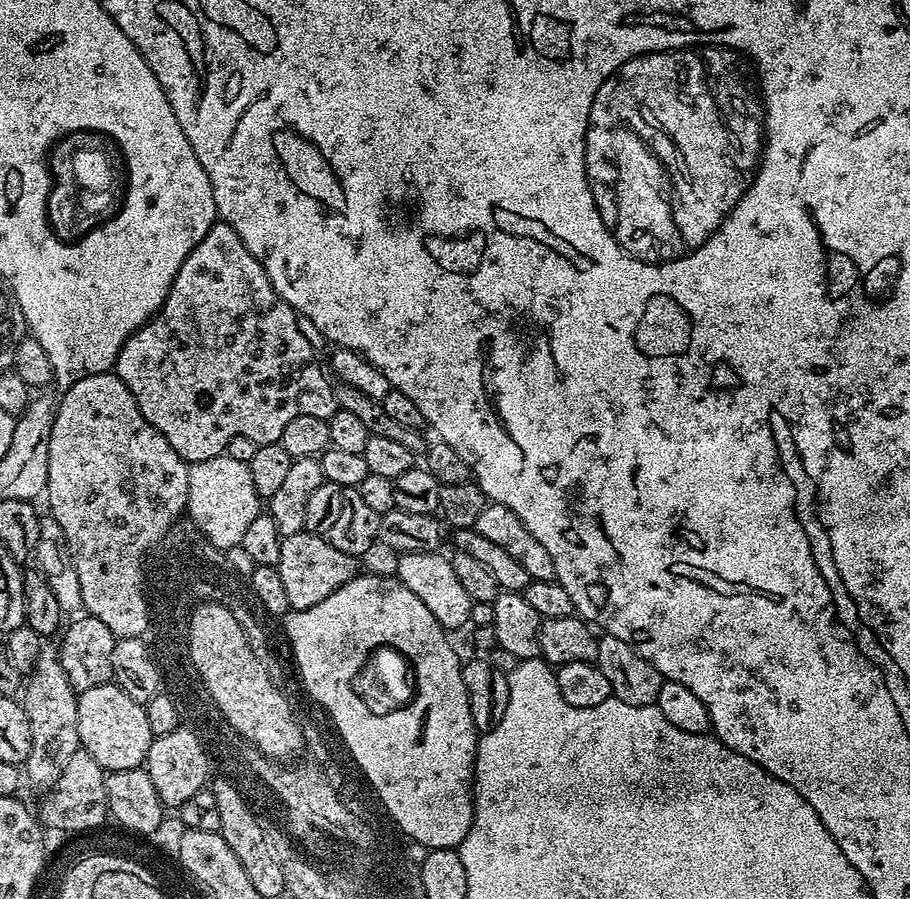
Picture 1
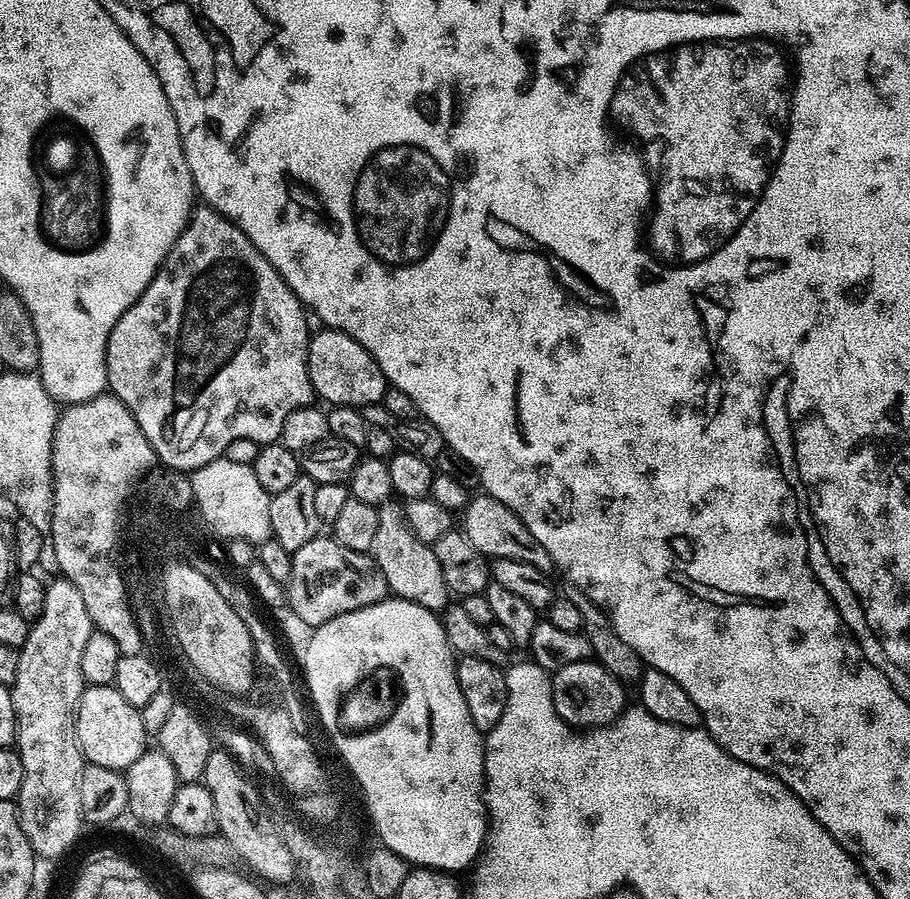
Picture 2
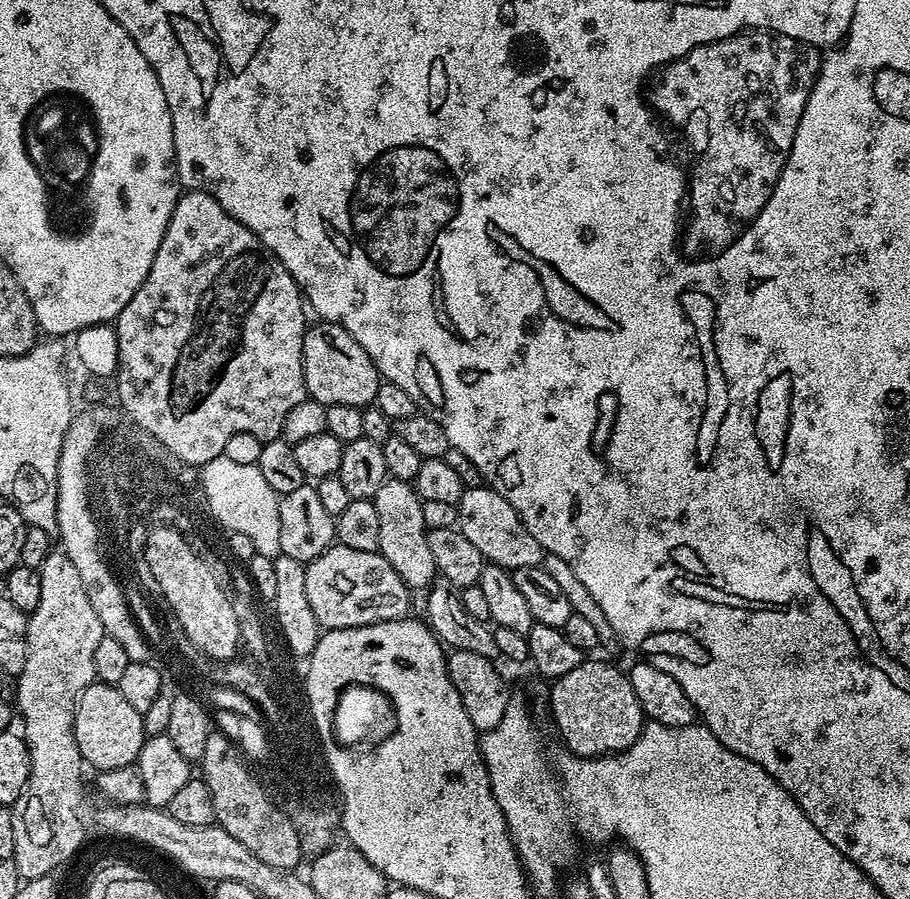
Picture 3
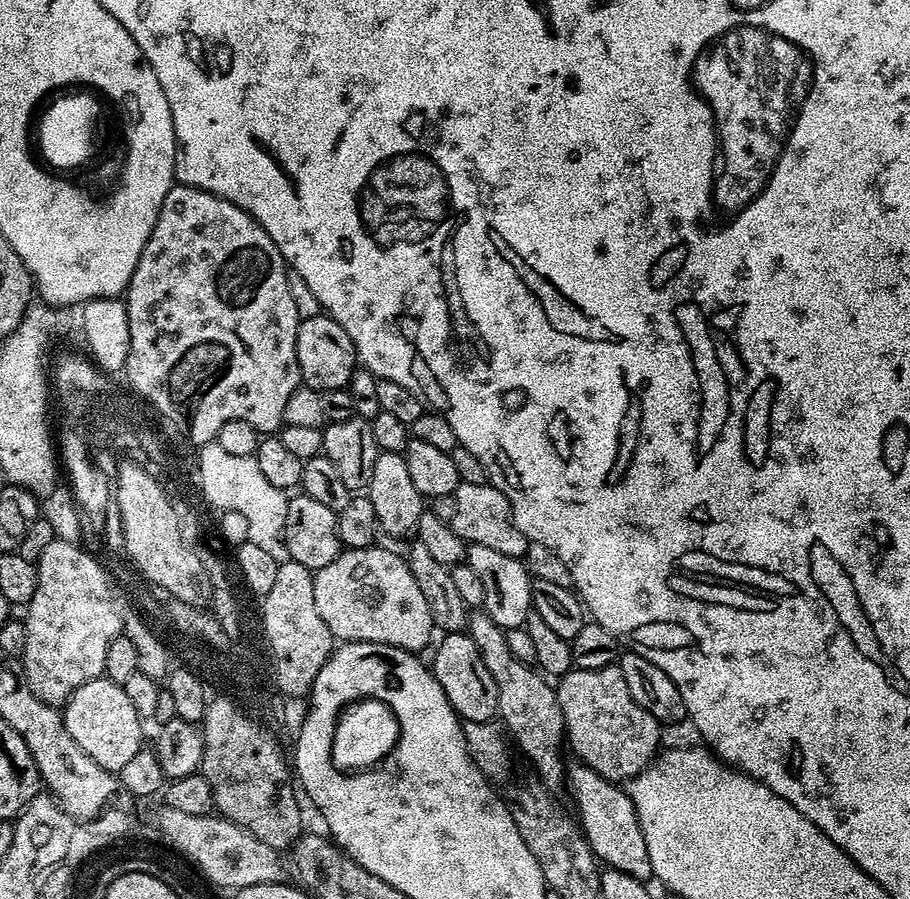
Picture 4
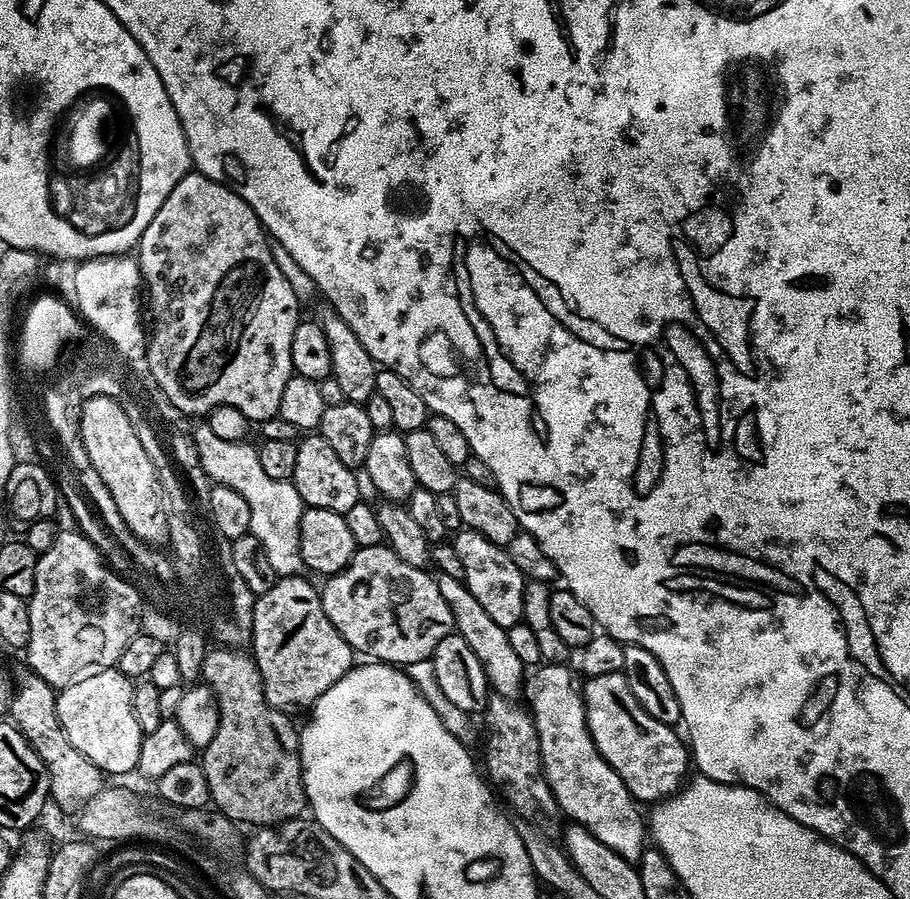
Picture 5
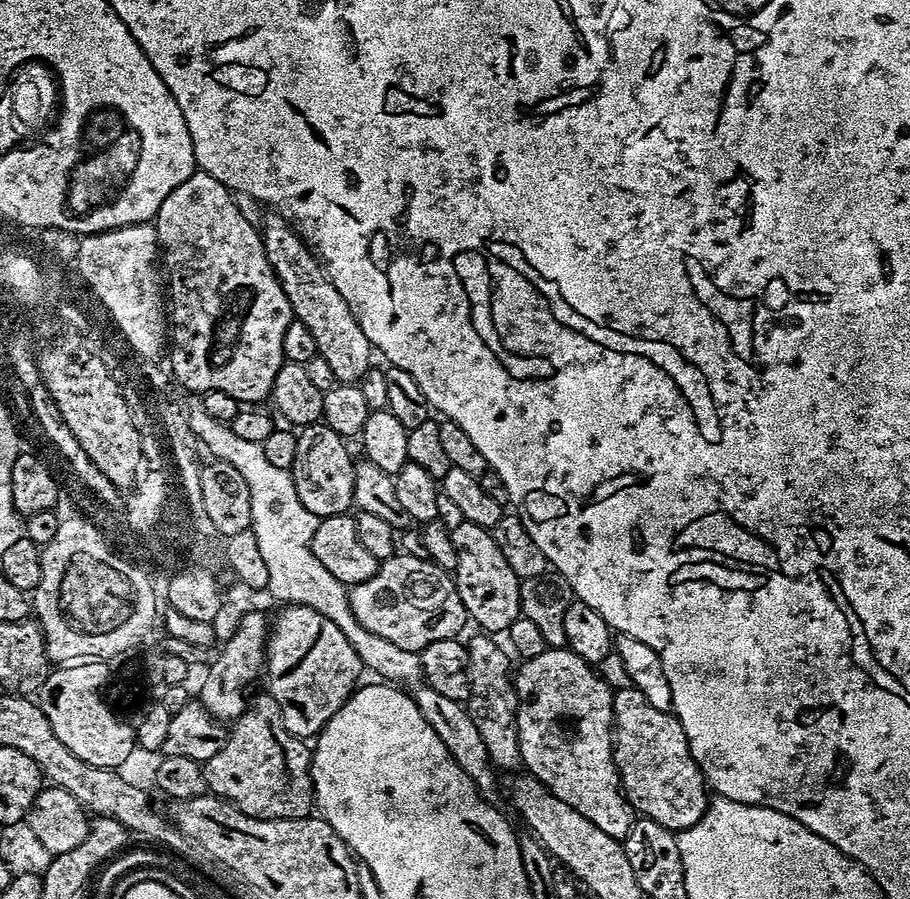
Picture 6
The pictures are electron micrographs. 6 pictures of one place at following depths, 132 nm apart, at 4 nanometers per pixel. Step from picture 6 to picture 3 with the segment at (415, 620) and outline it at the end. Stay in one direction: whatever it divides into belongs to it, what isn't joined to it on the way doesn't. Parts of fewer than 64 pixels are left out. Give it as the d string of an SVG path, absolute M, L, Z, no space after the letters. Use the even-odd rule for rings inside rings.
M337 543L307 561L304 574L306 602L310 604L321 629L355 628L357 624L409 615L410 589L404 585L402 578L398 578L398 574L394 574L394 566L390 566L379 551L350 550L350 546Z

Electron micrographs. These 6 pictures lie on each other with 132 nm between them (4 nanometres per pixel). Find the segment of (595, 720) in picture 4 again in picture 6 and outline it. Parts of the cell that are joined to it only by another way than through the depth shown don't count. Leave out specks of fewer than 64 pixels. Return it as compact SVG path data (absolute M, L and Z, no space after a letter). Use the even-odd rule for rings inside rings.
M614 650L602 658L598 671L615 690L612 697L612 757L624 797L631 804L633 813L658 822L675 833L694 826L694 822L706 814L710 789L690 754L682 722L672 712L657 710L646 702L646 694L632 687L630 673Z

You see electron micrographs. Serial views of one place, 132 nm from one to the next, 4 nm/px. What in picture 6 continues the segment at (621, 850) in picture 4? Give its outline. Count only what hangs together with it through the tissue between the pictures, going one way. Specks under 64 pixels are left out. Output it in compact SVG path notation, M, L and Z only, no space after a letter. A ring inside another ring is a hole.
M567 646L563 648L549 648L547 652L538 654L538 658L530 658L523 661L515 669L514 683L516 685L516 696L520 700L516 707L516 729L518 730L520 758L523 767L536 779L544 783L555 796L562 798L562 802L566 802L566 806L574 806L574 810L578 810L586 818L590 818L590 822L594 822L594 826L598 826L598 830L606 830L606 834L610 834L610 838L623 841L624 835L630 830L632 825L634 813L628 799L624 797L624 789L620 786L620 776L616 772L616 763L612 757L612 737L614 735L612 697L614 689L601 678L599 671L593 665L586 663L582 658L578 658L578 654L574 654Z

